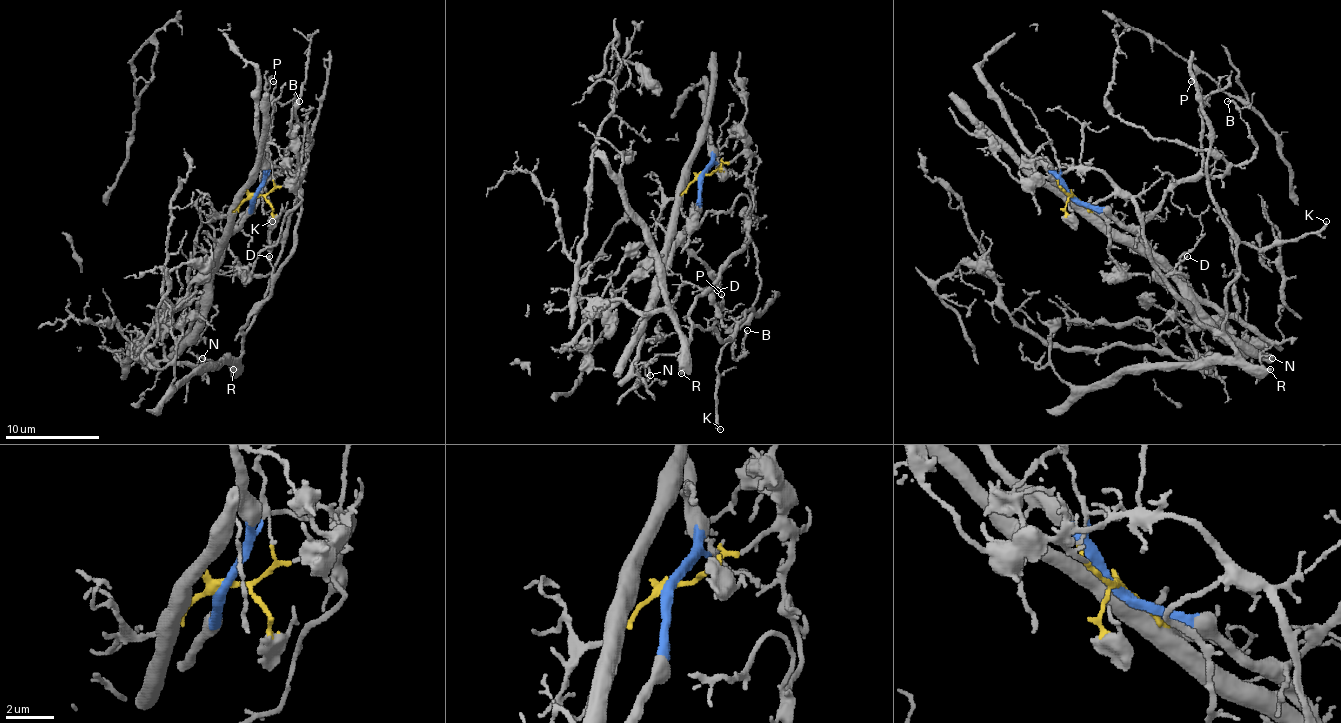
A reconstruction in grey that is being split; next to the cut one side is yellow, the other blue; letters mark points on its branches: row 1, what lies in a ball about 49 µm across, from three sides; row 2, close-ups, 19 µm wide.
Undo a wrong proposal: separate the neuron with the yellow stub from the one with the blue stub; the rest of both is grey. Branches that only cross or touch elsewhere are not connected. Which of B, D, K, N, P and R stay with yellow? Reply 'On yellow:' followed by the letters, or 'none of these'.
On yellow: D, K, R

